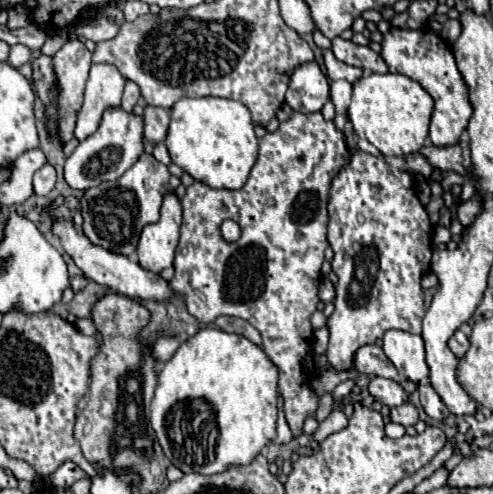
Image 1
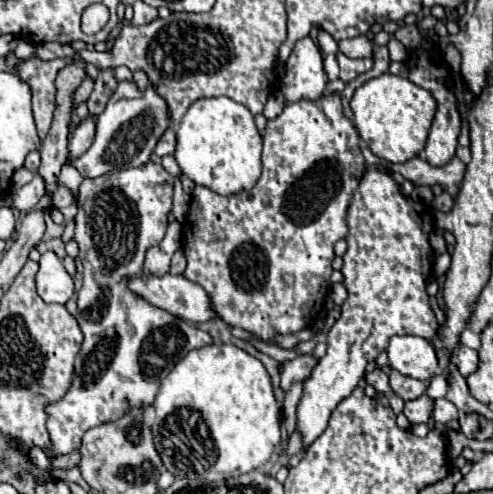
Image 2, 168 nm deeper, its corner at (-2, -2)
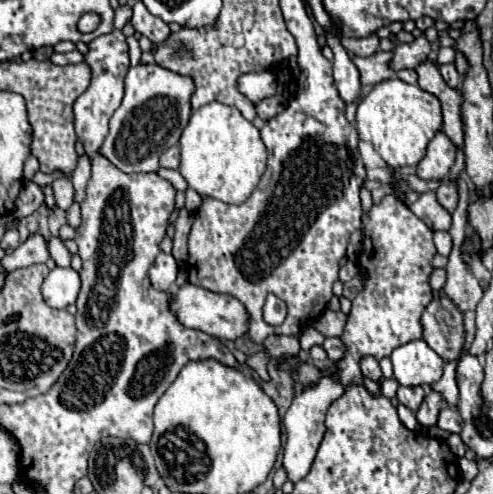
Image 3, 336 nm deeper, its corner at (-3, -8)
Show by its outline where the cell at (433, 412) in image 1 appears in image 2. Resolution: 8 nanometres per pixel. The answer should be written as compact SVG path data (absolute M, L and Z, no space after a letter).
M438 398L438 400L434 400L432 418L434 418L434 422L438 422L438 424L454 426L456 420L458 420L458 410L456 410L456 406L454 406L450 400Z

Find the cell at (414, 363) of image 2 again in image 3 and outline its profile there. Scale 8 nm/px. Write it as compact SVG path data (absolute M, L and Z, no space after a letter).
M413 340L391 354L393 376L401 386L425 386L441 378L443 360L423 340Z

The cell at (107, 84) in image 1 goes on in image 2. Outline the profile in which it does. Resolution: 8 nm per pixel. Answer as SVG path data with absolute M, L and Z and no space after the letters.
M88 114L84 120L80 120L76 124L76 130L72 134L72 142L70 142L70 156L78 158L80 154L84 154L96 134L96 118L92 114Z

